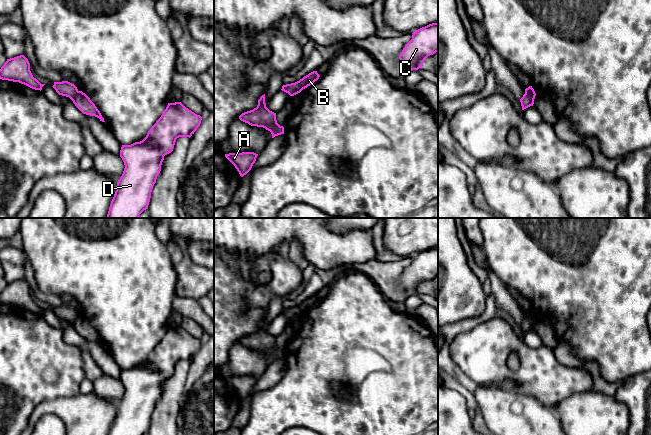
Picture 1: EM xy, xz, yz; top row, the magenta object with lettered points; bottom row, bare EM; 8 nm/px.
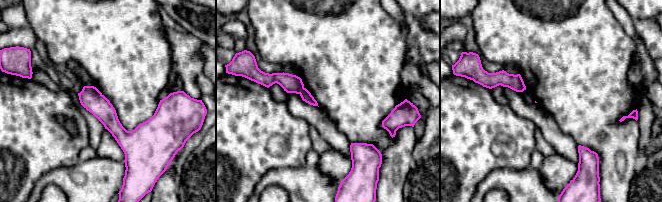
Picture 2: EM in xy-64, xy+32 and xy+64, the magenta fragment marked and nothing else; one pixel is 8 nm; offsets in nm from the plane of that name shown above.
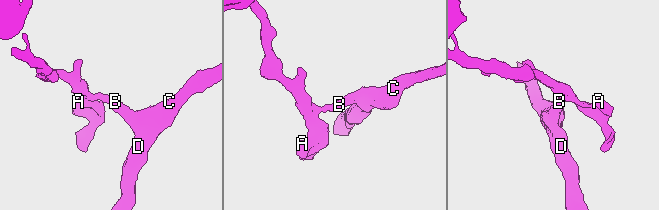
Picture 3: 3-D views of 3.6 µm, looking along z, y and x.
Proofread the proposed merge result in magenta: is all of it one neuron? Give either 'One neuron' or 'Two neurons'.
Two neurons

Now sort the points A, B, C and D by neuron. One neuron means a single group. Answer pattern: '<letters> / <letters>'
A / B C D

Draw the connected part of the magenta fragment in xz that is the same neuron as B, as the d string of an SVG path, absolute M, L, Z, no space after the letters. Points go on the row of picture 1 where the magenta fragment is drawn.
M313 71L298 81L301 89L305 89L319 79L317 71Z

